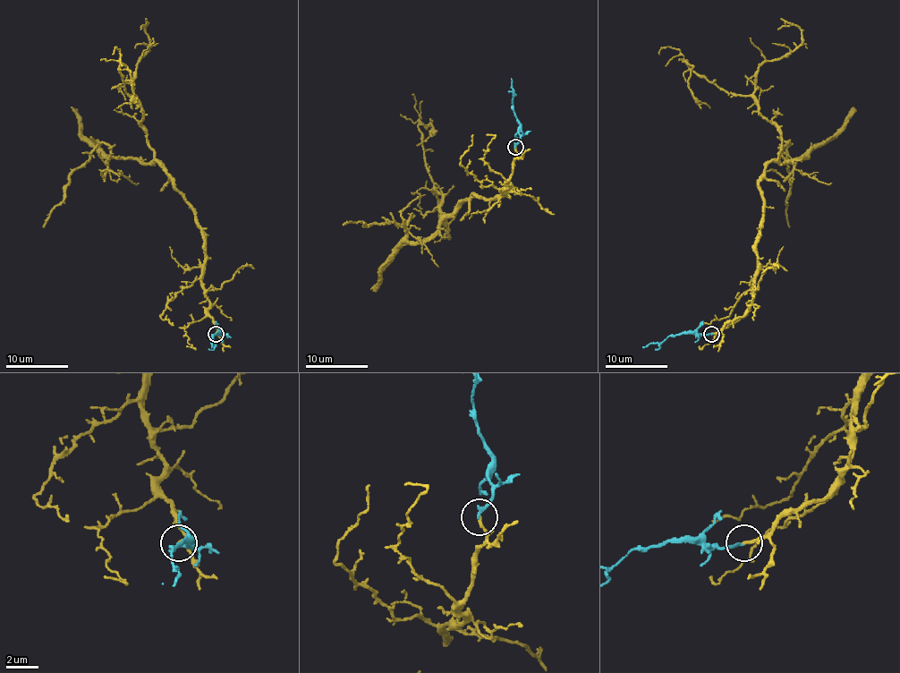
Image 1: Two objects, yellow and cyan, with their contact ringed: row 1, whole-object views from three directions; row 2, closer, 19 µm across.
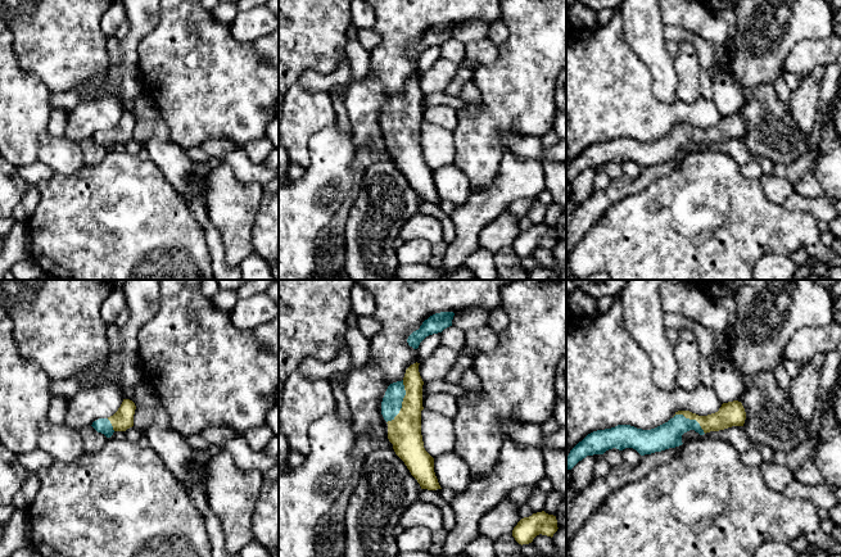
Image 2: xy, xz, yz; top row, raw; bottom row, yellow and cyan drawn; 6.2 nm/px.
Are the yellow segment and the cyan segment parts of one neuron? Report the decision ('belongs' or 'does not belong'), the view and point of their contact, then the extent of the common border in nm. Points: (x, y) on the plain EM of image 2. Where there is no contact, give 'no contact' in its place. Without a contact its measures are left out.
belongs | xz (402, 114) | 300 nm

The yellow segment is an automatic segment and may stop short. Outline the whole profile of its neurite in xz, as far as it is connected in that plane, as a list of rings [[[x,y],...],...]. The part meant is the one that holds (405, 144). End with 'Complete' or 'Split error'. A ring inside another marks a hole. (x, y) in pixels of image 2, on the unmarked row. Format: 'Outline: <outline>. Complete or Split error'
Outline: [[[411,77],[402,94],[388,99],[381,127],[388,136],[388,151],[421,201],[442,201],[434,185],[434,171],[425,163],[421,148],[424,94],[419,77]]]. Split error

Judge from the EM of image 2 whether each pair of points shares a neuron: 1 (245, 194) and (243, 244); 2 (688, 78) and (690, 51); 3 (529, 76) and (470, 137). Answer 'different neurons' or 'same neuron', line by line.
1: same neuron
2: same neuron
3: same neuron

